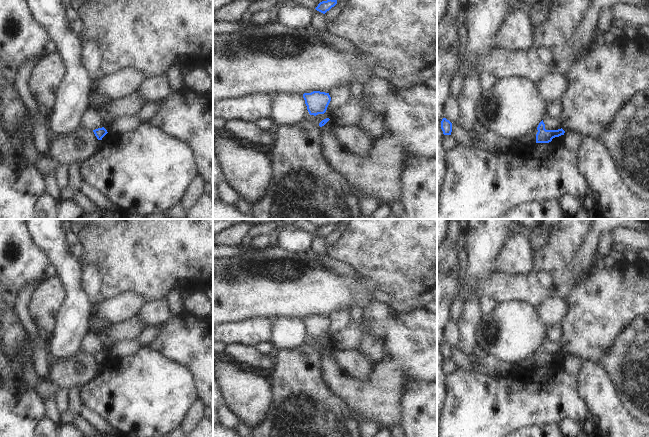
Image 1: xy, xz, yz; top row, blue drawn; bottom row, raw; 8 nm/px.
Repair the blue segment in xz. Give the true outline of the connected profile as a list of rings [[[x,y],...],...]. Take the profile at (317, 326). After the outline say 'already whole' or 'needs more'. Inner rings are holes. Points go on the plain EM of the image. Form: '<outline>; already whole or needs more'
[[[313,315],[311,317],[304,317],[303,322],[310,339],[324,338],[331,325],[329,317]]]; already whole

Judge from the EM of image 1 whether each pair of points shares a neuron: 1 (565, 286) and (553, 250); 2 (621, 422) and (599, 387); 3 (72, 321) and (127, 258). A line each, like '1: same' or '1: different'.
1: same
2: same
3: different

